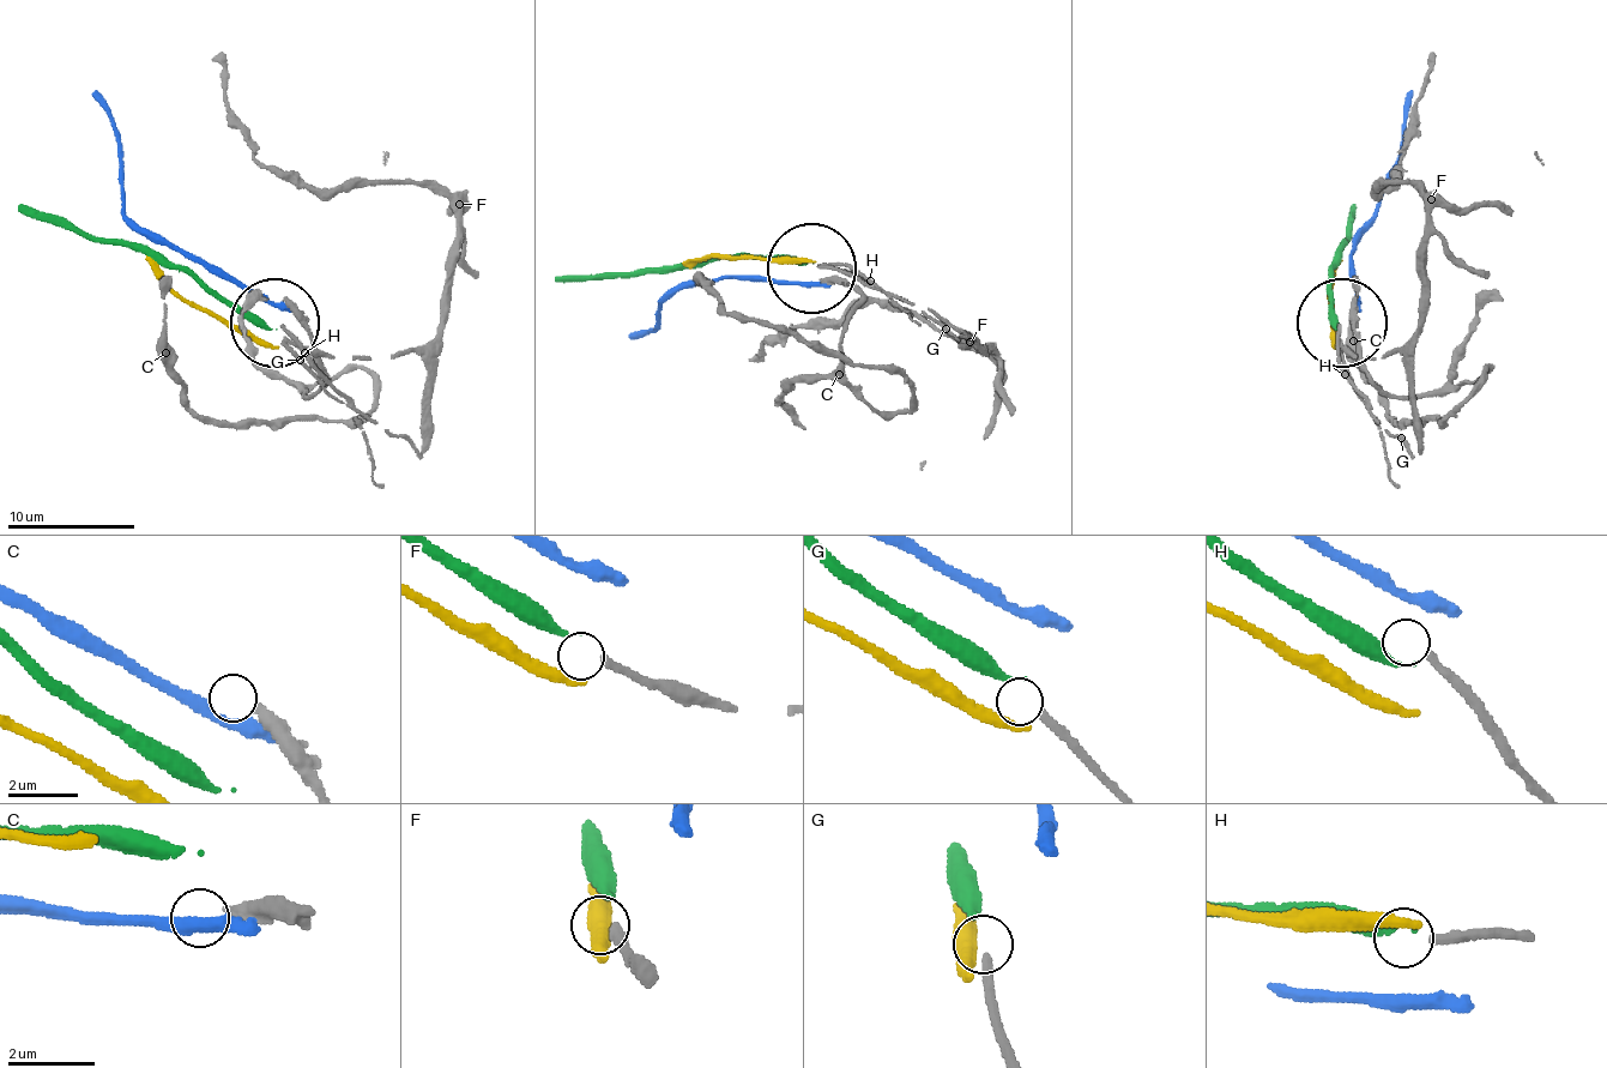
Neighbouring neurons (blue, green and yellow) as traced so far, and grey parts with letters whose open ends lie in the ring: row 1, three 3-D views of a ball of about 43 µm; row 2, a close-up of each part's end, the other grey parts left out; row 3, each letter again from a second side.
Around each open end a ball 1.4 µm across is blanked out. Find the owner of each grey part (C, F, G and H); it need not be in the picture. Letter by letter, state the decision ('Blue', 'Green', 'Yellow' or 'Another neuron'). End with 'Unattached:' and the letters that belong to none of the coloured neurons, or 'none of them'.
C: Another neuron
F: Another neuron
G: Another neuron
H: Another neuron
Unattached: C, F, G, H

